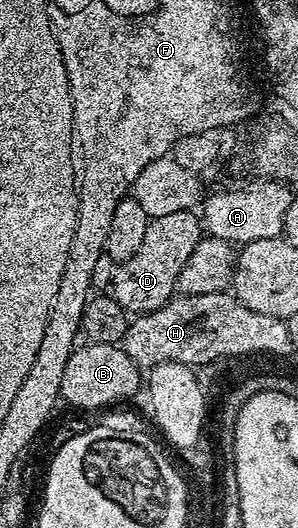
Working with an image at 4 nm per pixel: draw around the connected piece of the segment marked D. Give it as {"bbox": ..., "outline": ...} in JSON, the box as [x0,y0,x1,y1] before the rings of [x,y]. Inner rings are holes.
{"bbox":[110,211,202,315],"outline":[[[179,211],[151,220],[146,237],[142,237],[142,245],[138,245],[138,253],[115,268],[110,295],[128,313],[144,315],[166,305],[173,298],[178,273],[182,273],[182,265],[186,265],[202,238],[201,220],[194,216],[192,211]]]}

